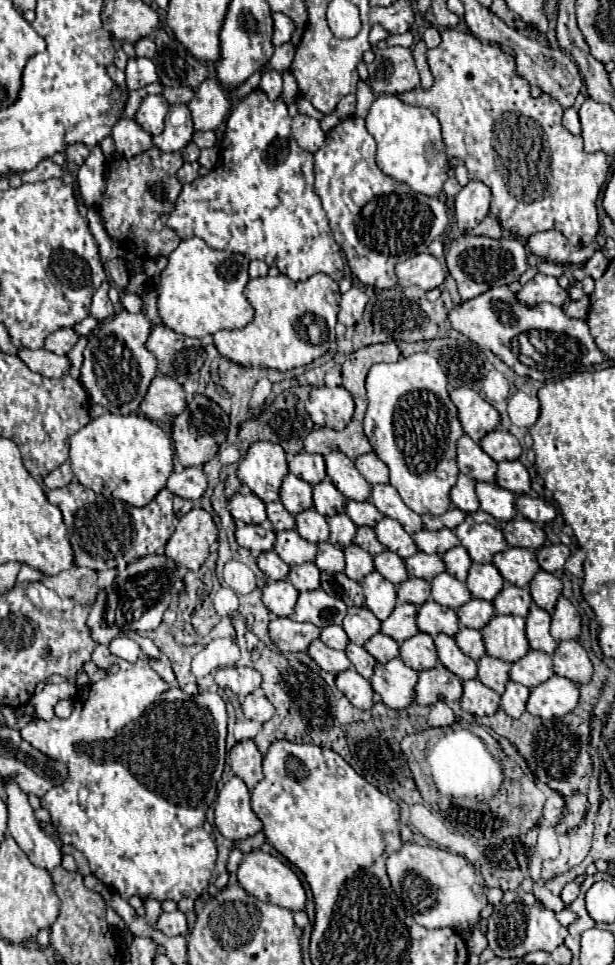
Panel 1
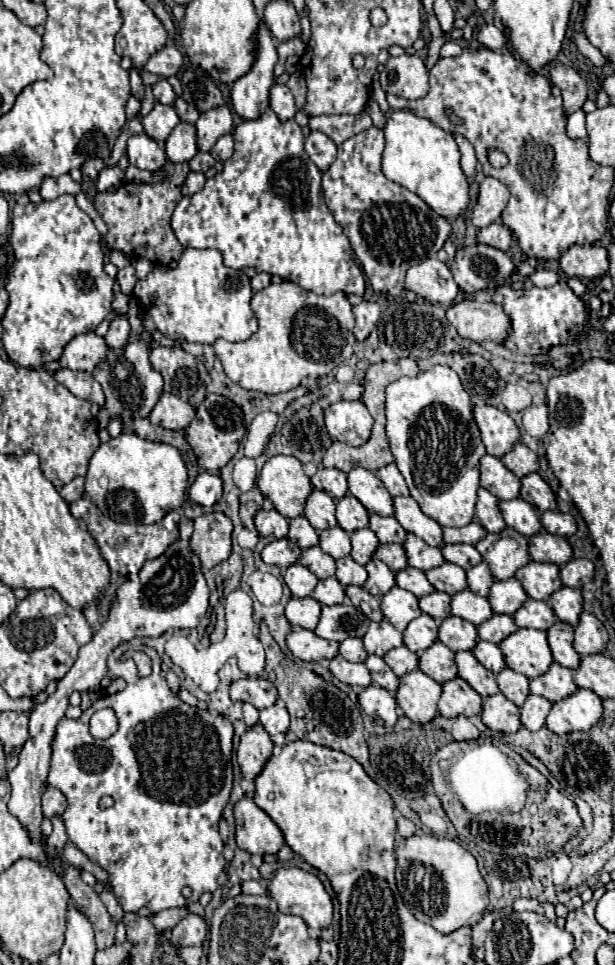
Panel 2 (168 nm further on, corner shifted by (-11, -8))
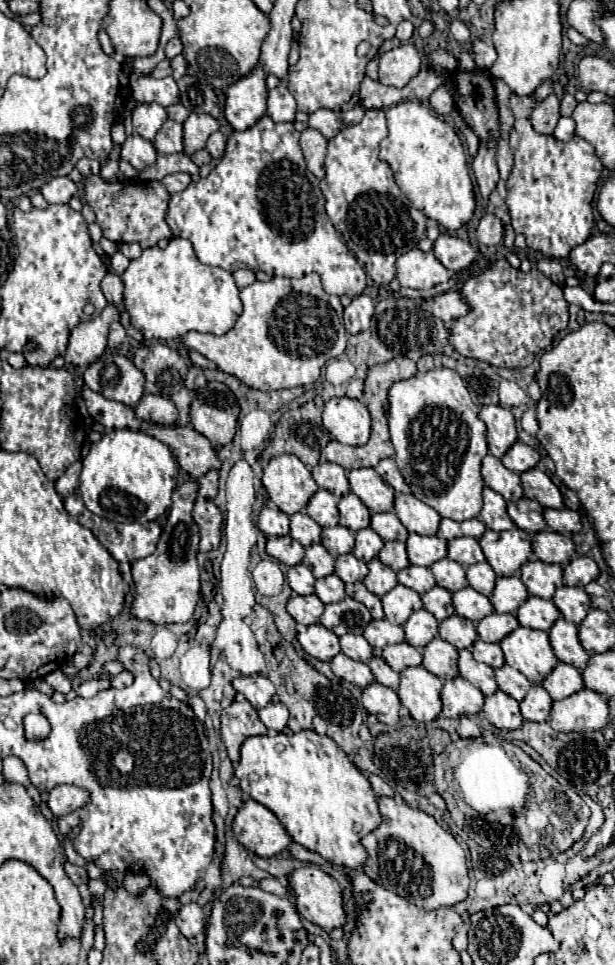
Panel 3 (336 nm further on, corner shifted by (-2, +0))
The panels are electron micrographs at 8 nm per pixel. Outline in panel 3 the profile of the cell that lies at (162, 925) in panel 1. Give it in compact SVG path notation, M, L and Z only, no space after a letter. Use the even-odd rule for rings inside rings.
M189 902L181 906L175 922L183 936L195 938L199 932L205 930L205 912L197 902Z

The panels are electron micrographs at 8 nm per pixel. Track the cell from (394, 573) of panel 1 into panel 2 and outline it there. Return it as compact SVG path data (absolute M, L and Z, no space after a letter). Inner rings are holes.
M412 566L396 572L396 586L416 594L418 598L424 594L430 594L434 590L434 586L426 580L426 574L422 570L416 570Z

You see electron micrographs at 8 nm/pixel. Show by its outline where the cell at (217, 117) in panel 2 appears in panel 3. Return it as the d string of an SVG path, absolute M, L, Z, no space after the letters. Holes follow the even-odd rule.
M189 114L189 118L183 122L183 146L185 154L191 156L197 150L203 150L207 144L207 138L219 130L219 122L209 114Z

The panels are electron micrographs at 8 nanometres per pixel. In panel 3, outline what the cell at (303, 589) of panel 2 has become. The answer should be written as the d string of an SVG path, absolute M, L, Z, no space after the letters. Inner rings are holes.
M303 564L291 566L289 572L287 572L287 580L289 580L289 586L293 588L295 594L309 596L309 594L315 592L315 576Z

